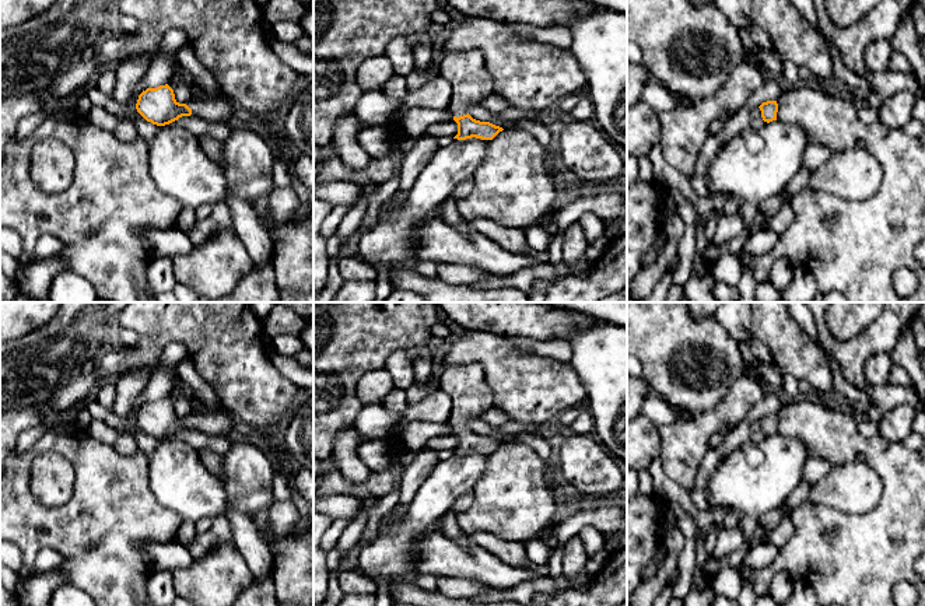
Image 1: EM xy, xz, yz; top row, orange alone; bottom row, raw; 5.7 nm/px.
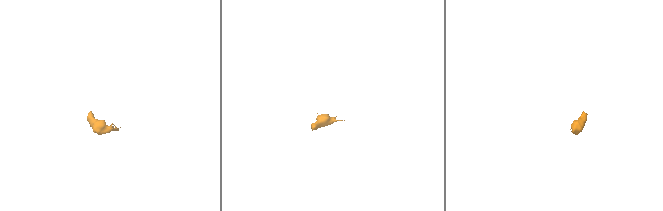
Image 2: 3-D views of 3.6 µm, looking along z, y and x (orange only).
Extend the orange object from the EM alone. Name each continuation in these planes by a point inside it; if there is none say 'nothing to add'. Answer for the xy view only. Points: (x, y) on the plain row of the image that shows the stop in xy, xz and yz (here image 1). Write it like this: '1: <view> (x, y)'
1: xy (209, 423)

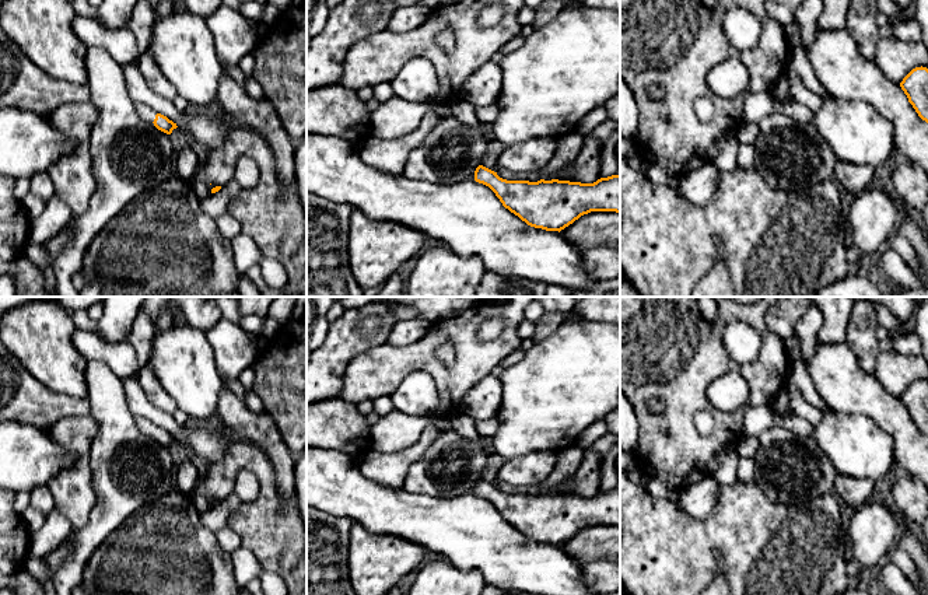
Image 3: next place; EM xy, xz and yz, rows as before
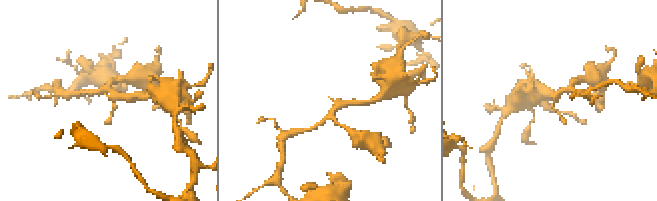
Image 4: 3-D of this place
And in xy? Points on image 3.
1: xy (147, 427)

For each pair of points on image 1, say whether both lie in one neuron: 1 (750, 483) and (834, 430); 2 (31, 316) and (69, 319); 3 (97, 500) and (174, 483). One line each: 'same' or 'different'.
1: different
2: different
3: different

